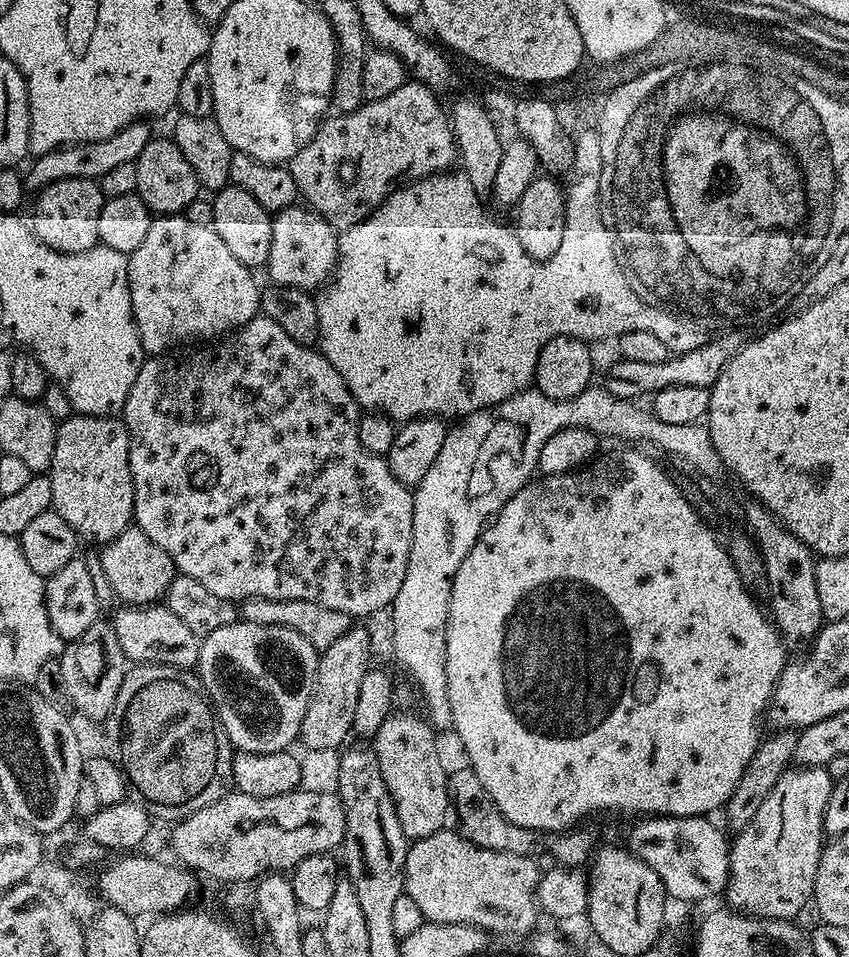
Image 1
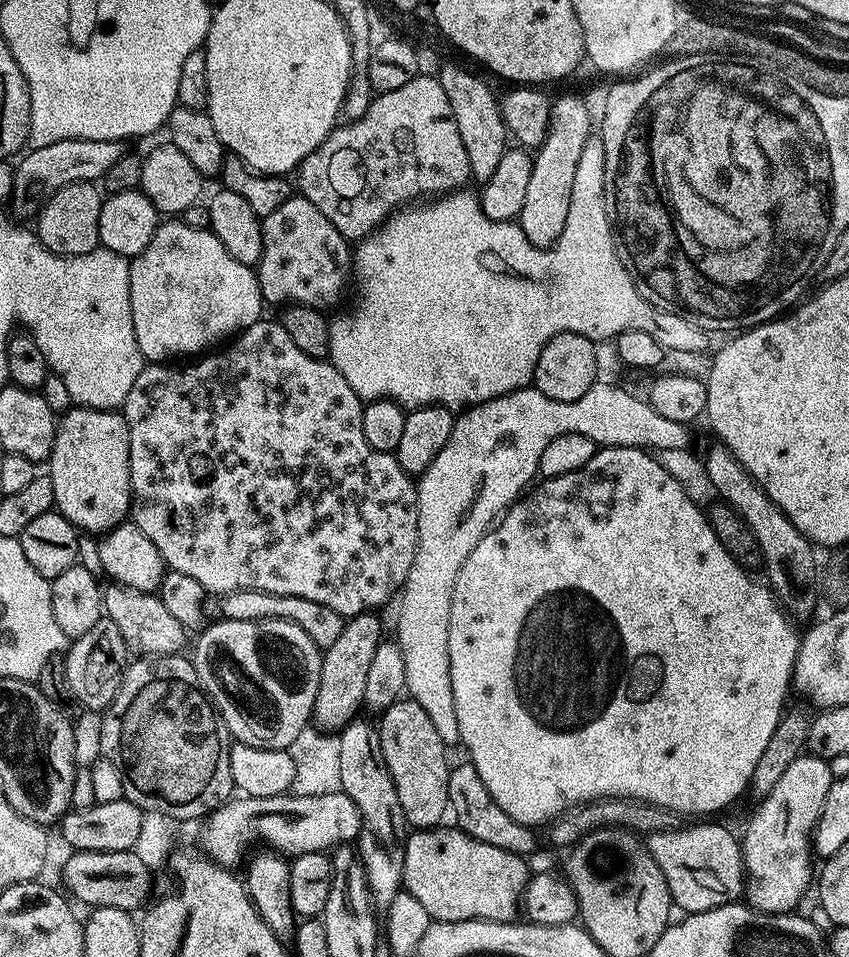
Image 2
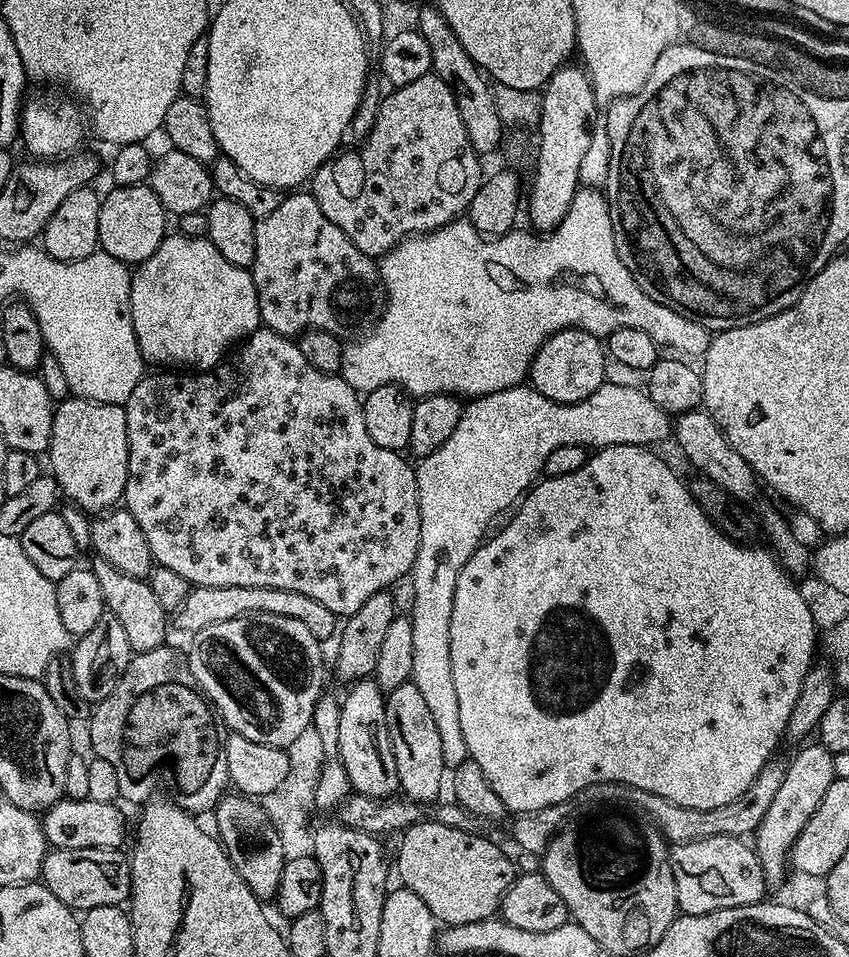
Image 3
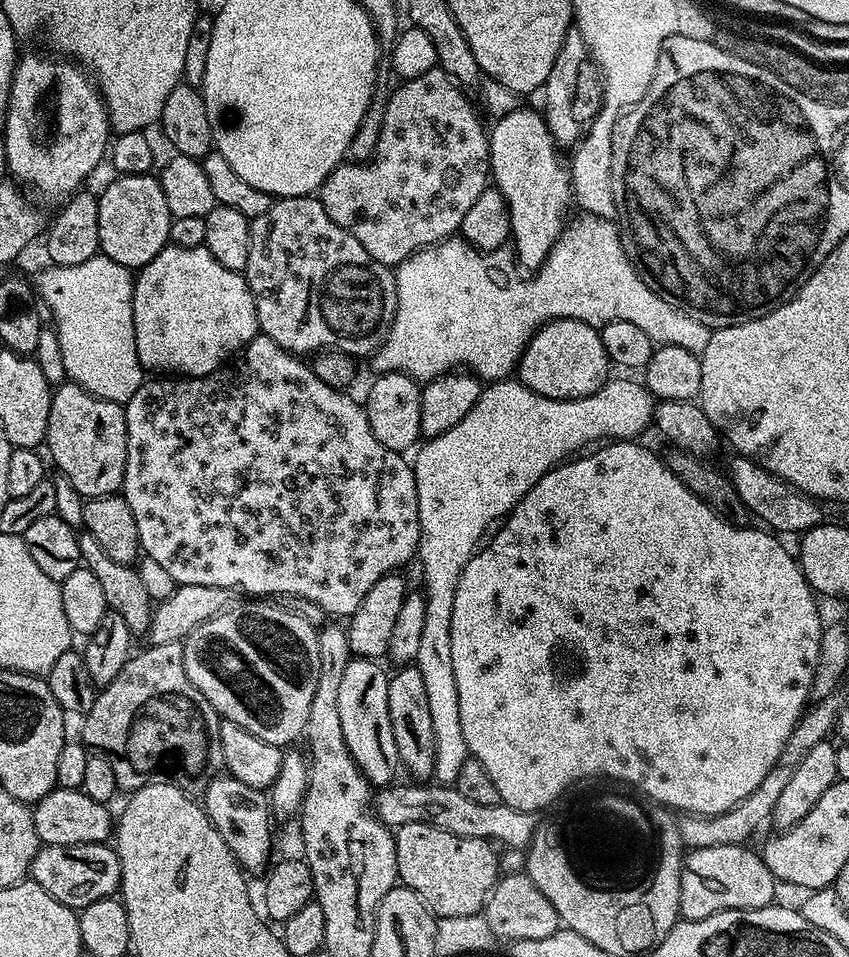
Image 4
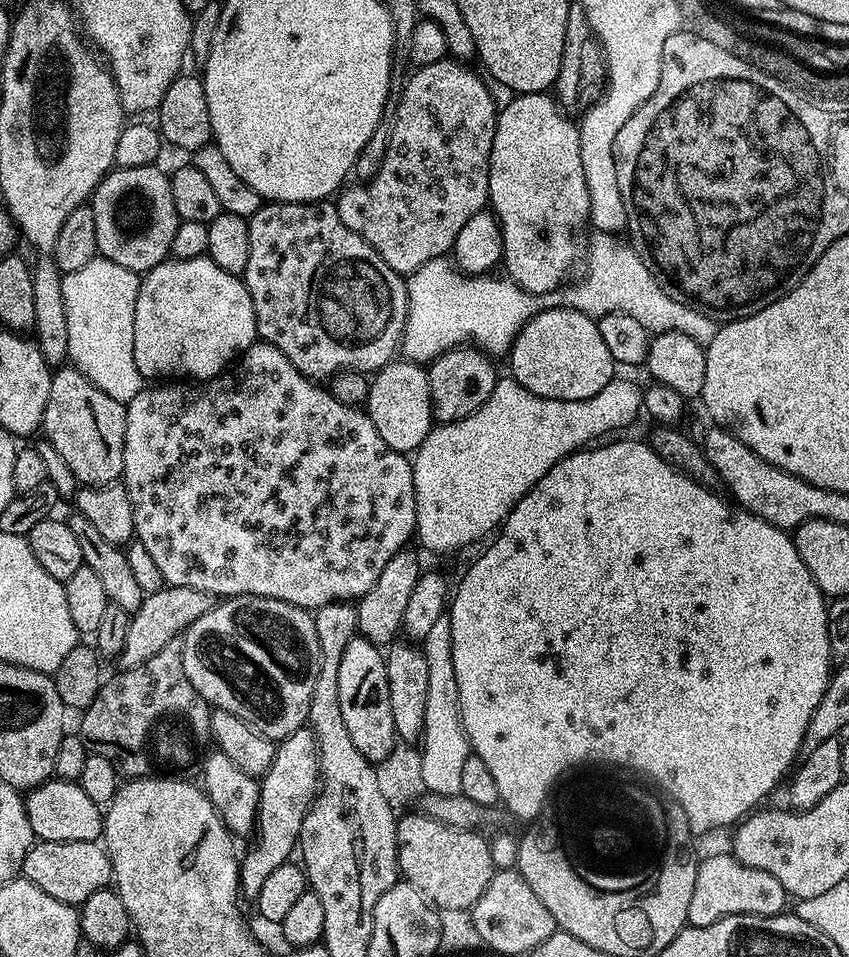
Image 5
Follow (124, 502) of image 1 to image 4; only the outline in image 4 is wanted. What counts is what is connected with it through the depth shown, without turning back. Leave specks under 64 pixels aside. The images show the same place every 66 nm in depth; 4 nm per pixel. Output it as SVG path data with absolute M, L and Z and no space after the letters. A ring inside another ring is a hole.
M65 382L61 384L59 387L53 391L52 401L50 402L50 422L48 423L48 435L46 437L46 449L48 448L47 455L50 457L52 455L52 460L56 463L55 471L59 473L61 476L65 476L66 478L70 478L70 486L74 486L74 490L78 490L78 494L85 498L91 498L93 496L111 496L113 494L119 493L124 486L124 471L126 470L126 438L128 437L128 431L126 430L126 418L124 417L124 405L123 404L115 404L114 402L110 402L109 400L103 400L102 398L98 398L94 394L90 394L87 392L85 388L82 386L78 386L77 384L73 384L71 382Z

